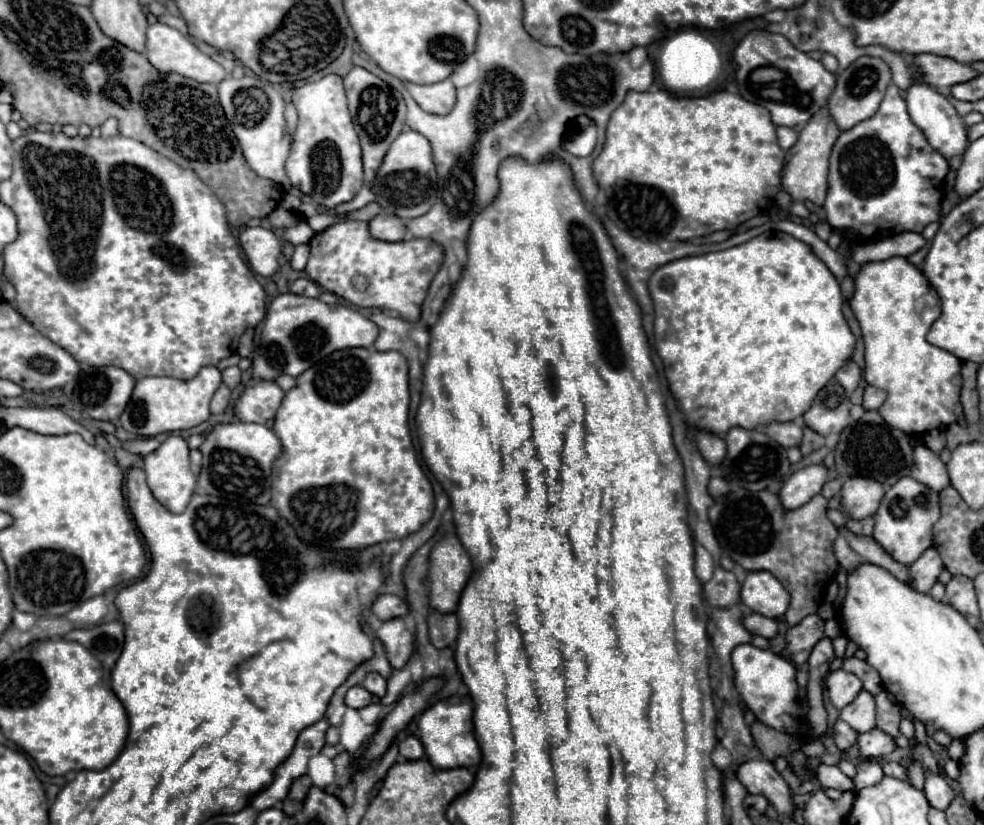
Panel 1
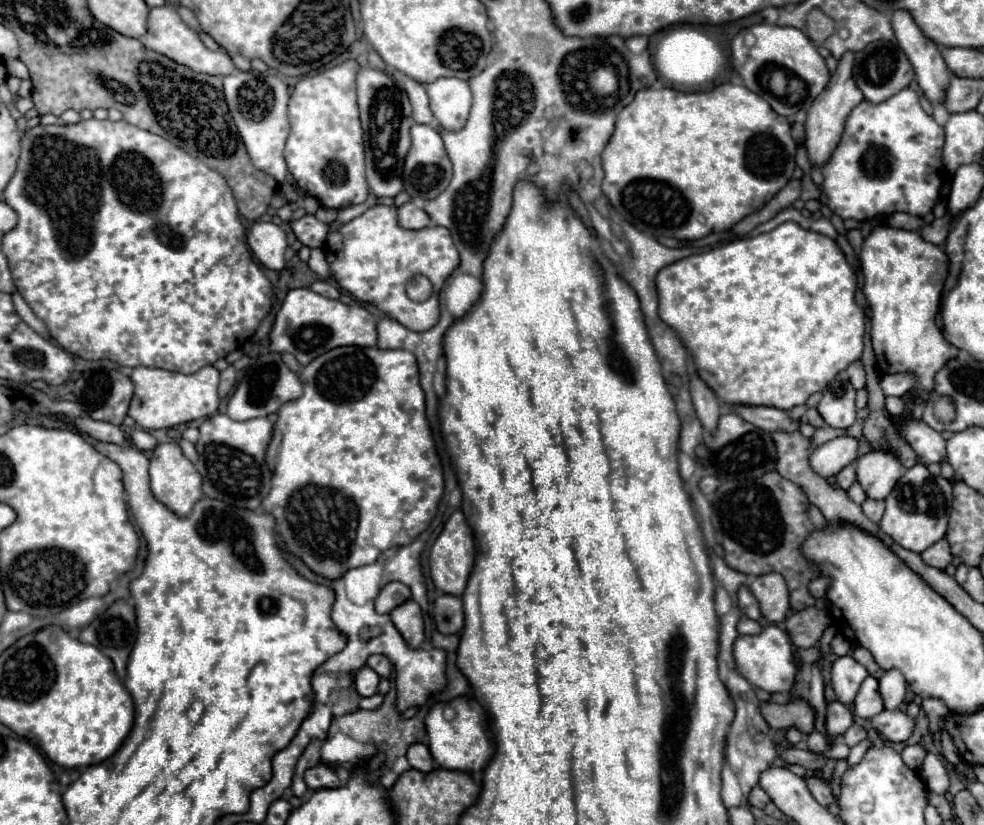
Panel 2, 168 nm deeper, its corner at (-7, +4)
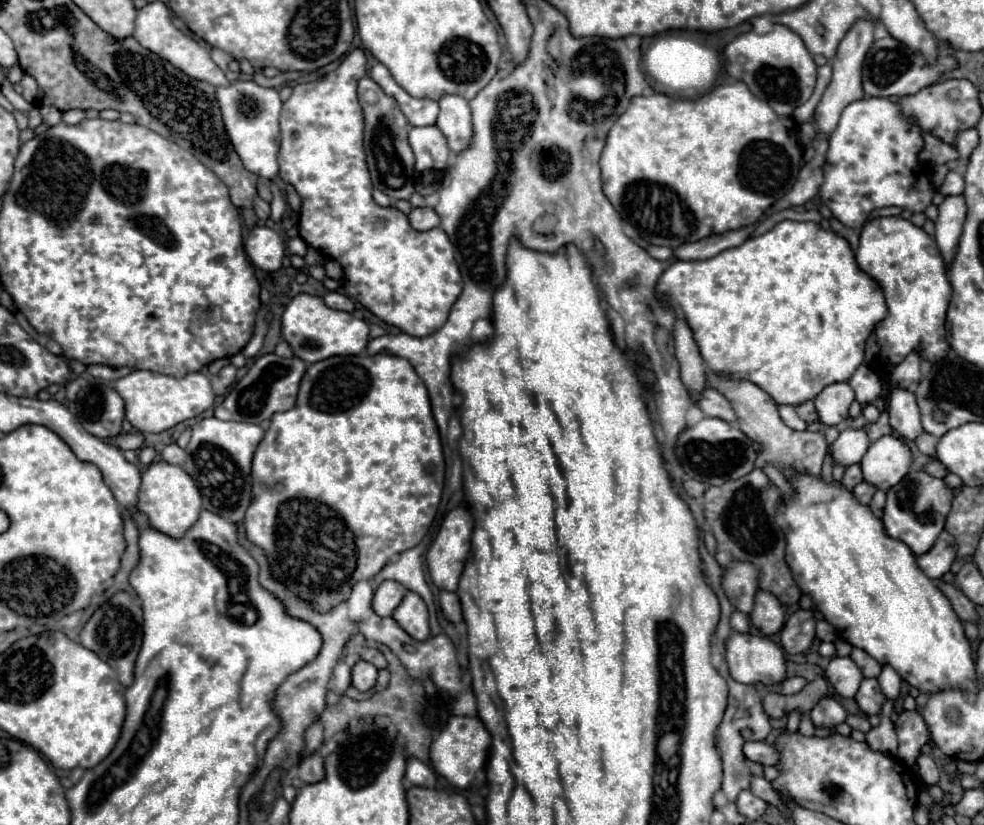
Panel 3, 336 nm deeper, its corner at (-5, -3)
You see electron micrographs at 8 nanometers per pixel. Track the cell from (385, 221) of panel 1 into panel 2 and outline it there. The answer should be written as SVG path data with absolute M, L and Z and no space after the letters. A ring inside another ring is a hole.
M407 202L407 204L403 204L403 206L397 210L397 222L399 222L399 226L405 228L405 230L421 230L421 228L425 228L431 220L429 220L429 216L427 216L417 204Z

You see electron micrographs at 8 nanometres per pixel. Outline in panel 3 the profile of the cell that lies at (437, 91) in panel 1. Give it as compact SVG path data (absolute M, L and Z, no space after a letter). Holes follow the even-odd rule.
M445 95L439 101L439 107L441 111L435 125L443 131L443 135L449 141L449 149L457 155L465 151L473 139L469 103L457 95Z

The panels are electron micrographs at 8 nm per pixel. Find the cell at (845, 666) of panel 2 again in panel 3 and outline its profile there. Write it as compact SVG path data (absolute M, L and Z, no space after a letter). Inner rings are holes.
M833 657L825 669L827 681L835 687L841 697L855 697L859 683L863 681L861 669L851 657Z

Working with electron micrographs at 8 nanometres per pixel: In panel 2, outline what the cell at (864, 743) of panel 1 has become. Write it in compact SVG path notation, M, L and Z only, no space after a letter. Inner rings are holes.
M883 710L871 718L871 726L889 742L905 742L913 732L913 720L901 710Z

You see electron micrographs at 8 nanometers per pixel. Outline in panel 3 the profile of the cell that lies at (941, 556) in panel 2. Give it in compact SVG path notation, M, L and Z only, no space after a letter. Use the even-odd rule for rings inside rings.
M947 531L939 535L931 551L917 557L921 571L929 579L941 579L951 569L953 561L955 561L955 539Z

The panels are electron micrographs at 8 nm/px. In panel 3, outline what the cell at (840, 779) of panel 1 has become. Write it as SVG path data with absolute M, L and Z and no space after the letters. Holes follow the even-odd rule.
M747 741L743 745L743 755L761 765L775 765L779 759L779 753L765 741Z

